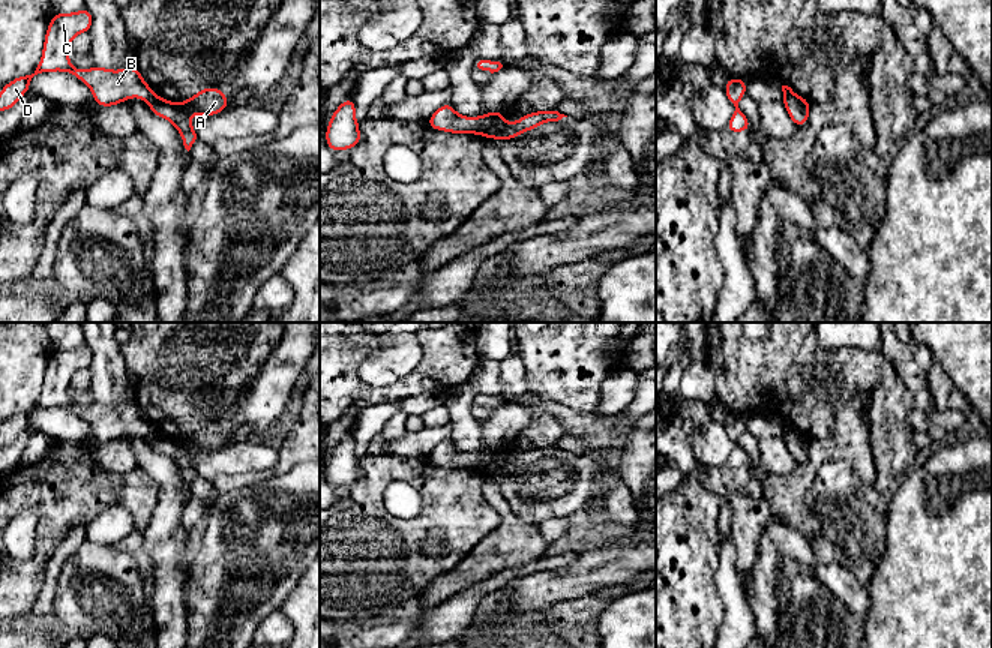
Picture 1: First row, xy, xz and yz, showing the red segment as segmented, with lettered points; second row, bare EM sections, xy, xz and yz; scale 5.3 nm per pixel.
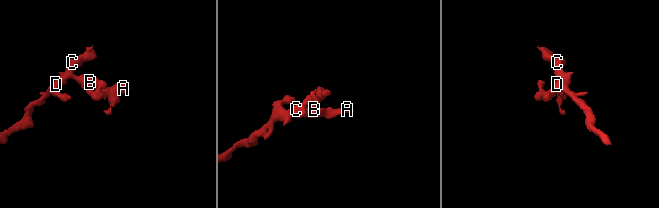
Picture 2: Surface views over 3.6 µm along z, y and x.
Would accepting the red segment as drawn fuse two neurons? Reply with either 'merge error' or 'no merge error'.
merge error

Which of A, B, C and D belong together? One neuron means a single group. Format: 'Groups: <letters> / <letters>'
Groups: A / B C D

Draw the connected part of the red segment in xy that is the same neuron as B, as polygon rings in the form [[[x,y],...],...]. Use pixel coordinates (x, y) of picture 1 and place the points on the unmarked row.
[[[87,344],[75,350],[54,350],[47,364],[44,388],[36,406],[32,411],[14,414],[2,424],[0,448],[12,446],[18,435],[29,429],[35,411],[53,406],[68,408],[86,418],[98,442],[114,442],[132,432],[147,436],[153,428],[135,402],[122,406],[93,402],[84,406],[71,400],[69,381],[75,370],[89,369],[92,358],[93,352]]]

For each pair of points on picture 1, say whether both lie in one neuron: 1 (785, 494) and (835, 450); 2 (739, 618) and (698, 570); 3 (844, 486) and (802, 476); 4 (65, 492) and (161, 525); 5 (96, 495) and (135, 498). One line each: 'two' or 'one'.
1: one
2: two
3: two
4: two
5: one

